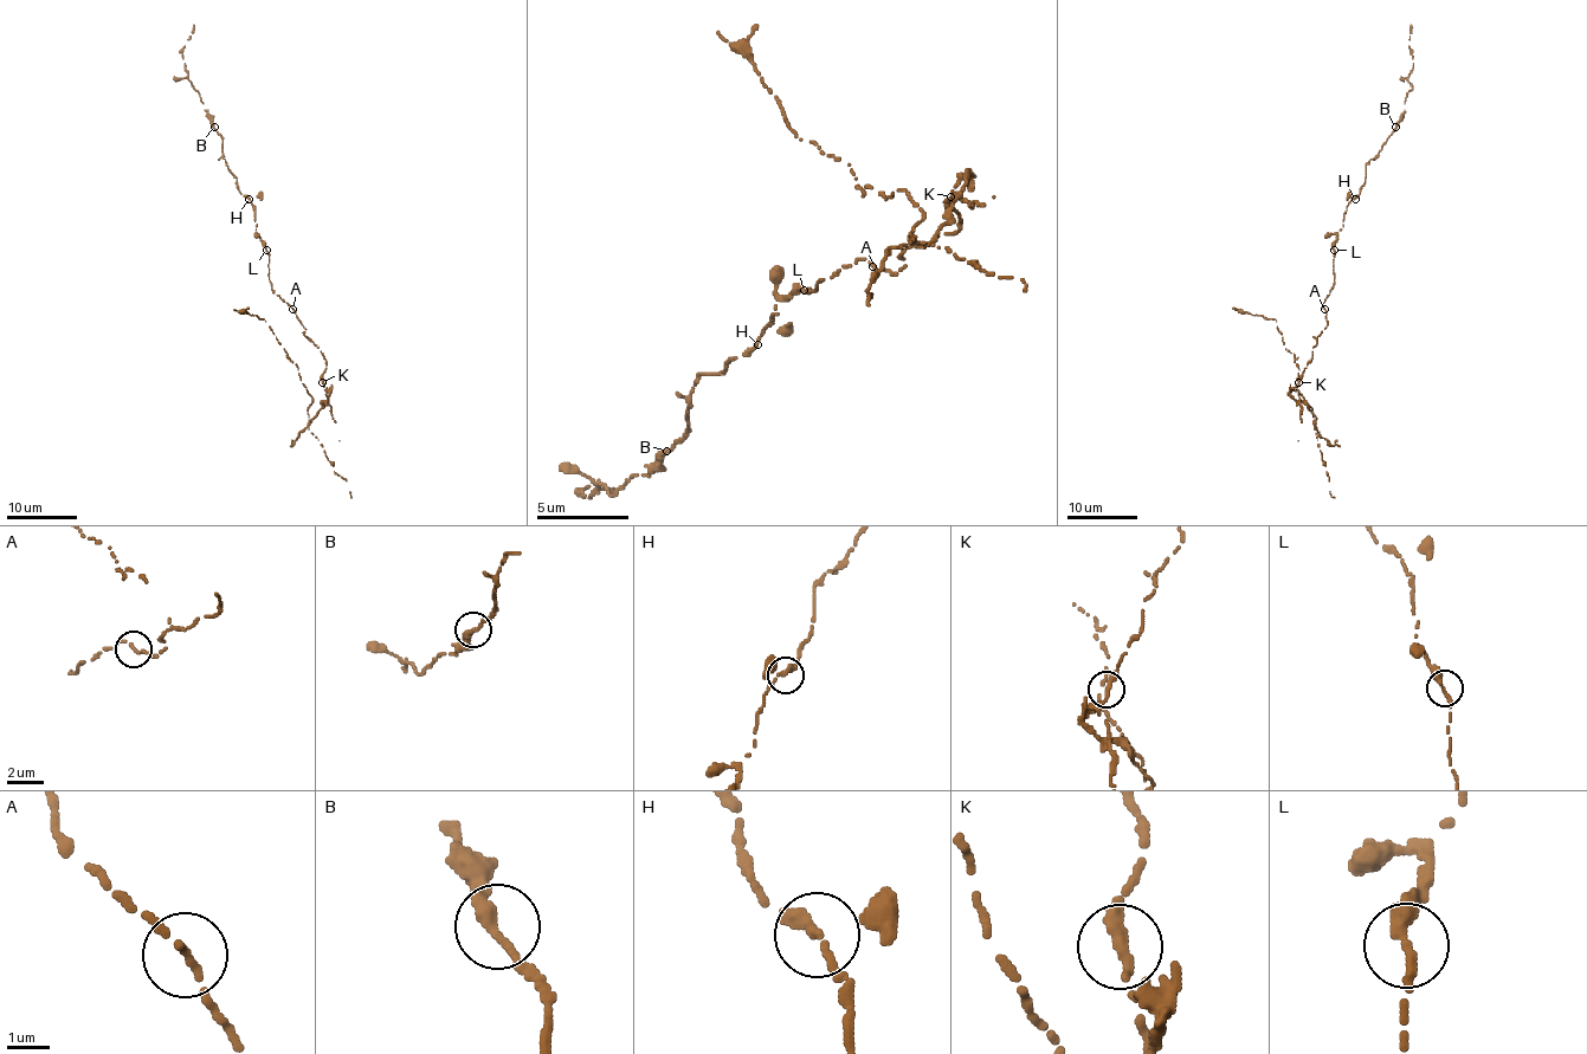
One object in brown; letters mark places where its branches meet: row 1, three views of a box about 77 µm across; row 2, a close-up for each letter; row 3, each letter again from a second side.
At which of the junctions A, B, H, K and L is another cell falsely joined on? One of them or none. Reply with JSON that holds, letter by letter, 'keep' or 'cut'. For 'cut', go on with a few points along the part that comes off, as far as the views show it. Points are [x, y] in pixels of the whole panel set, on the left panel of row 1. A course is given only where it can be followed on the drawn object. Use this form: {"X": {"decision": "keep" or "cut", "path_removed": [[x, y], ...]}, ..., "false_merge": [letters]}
{"A": {"decision": "keep"}, "B": {"decision": "keep"}, "H": {"decision": "keep"}, "K": {"decision": "cut", "path_removed": [[323, 381], [328, 394], [309, 420], [313, 398], [296, 366], [265, 322], [233, 309]]}, "L": {"decision": "keep"}, "false_merge": ["K"]}

